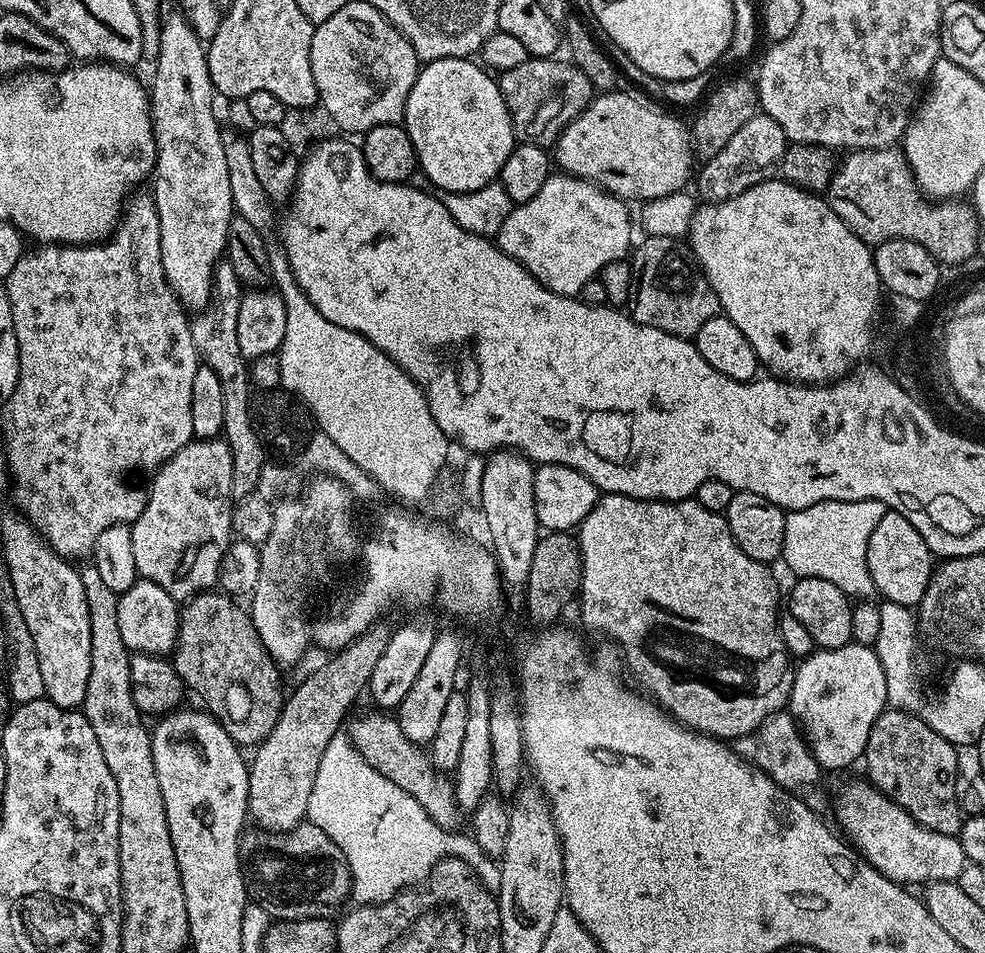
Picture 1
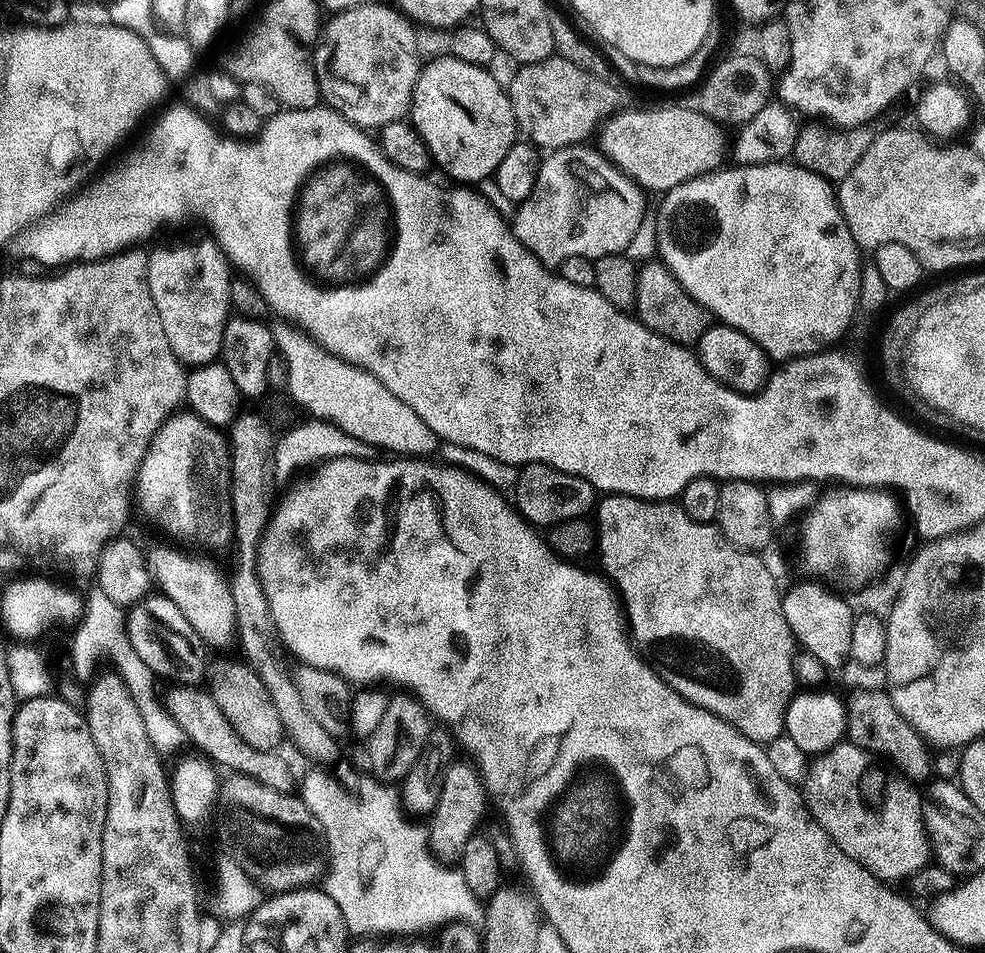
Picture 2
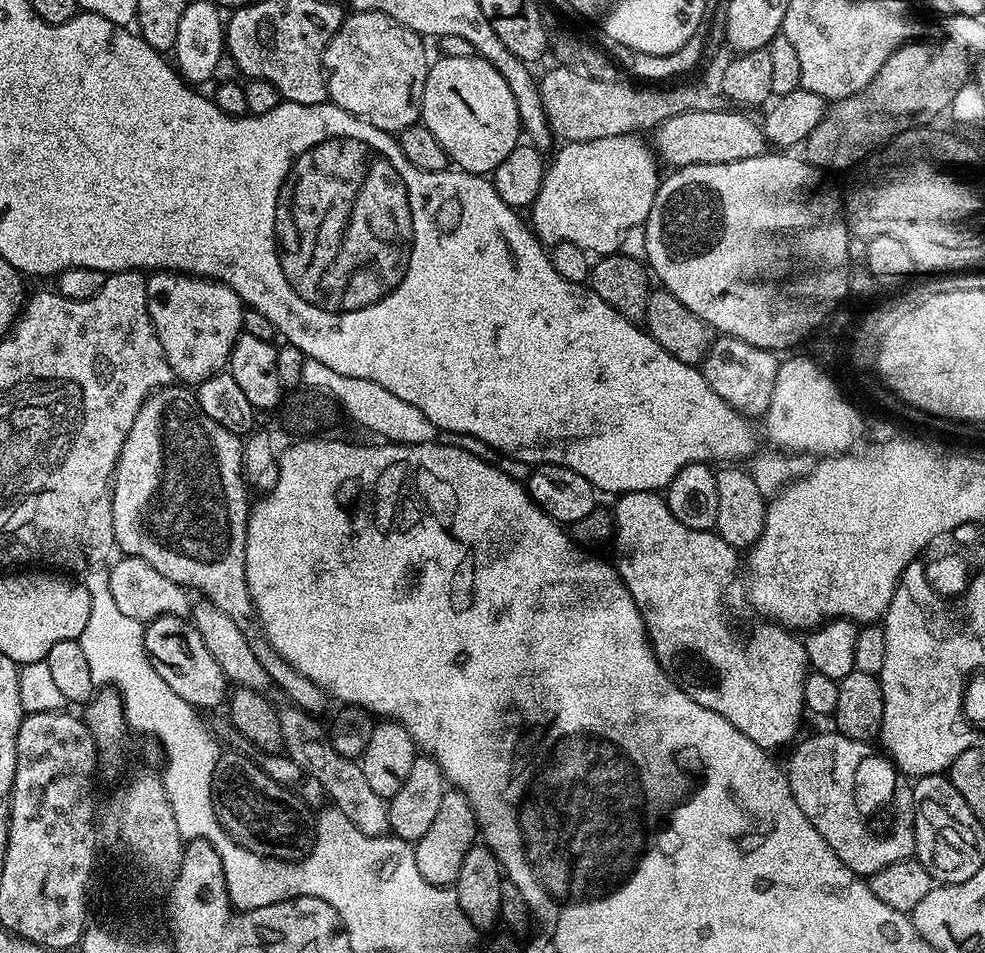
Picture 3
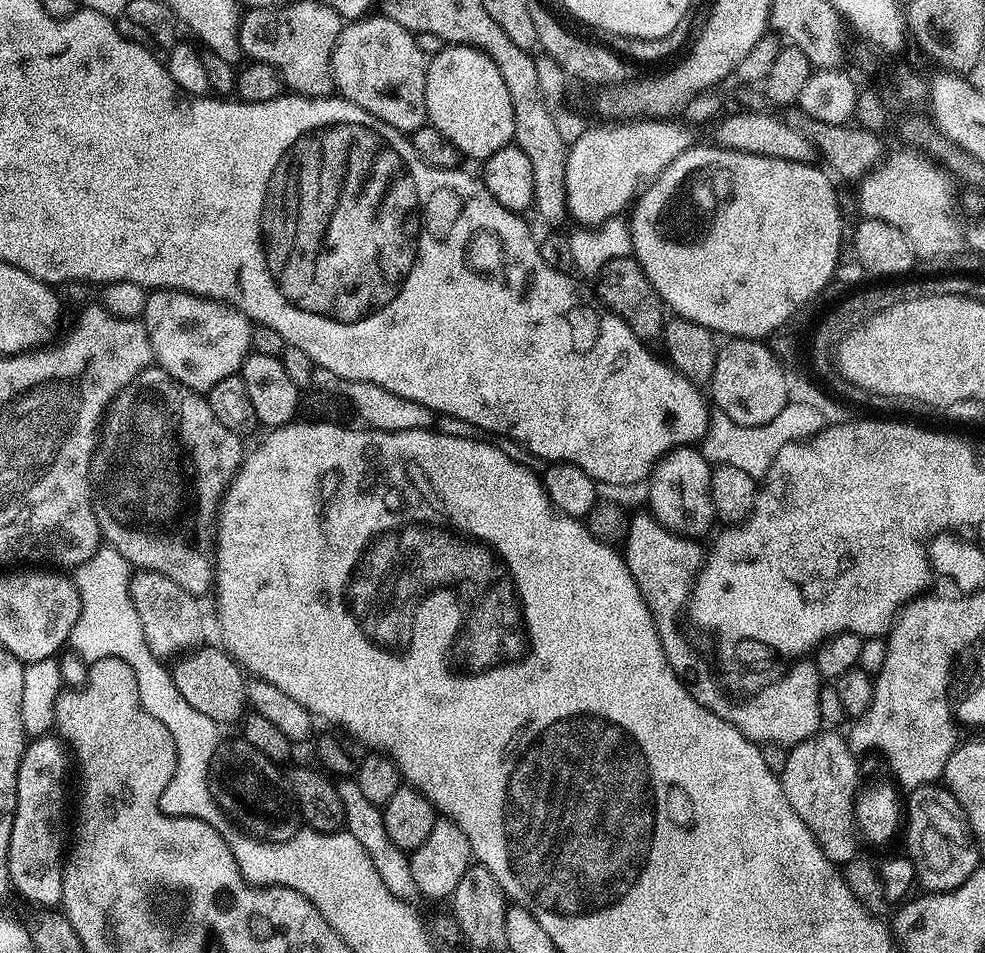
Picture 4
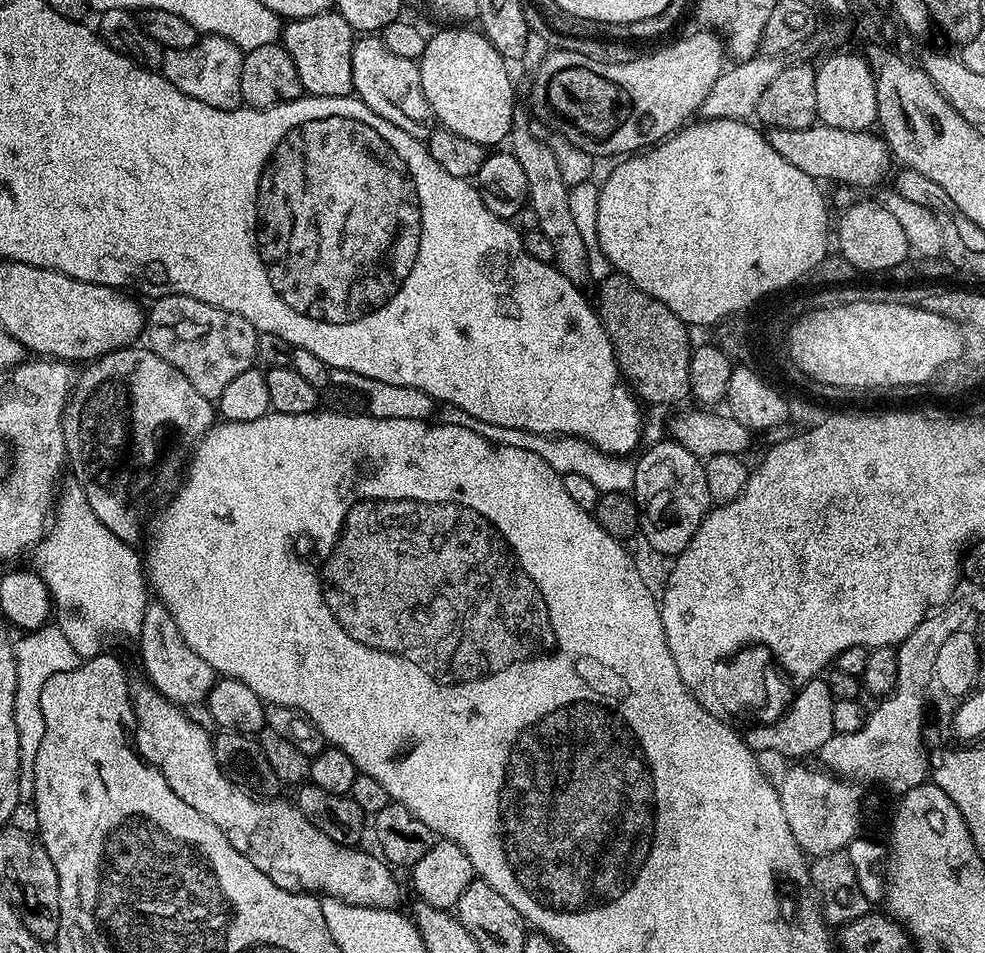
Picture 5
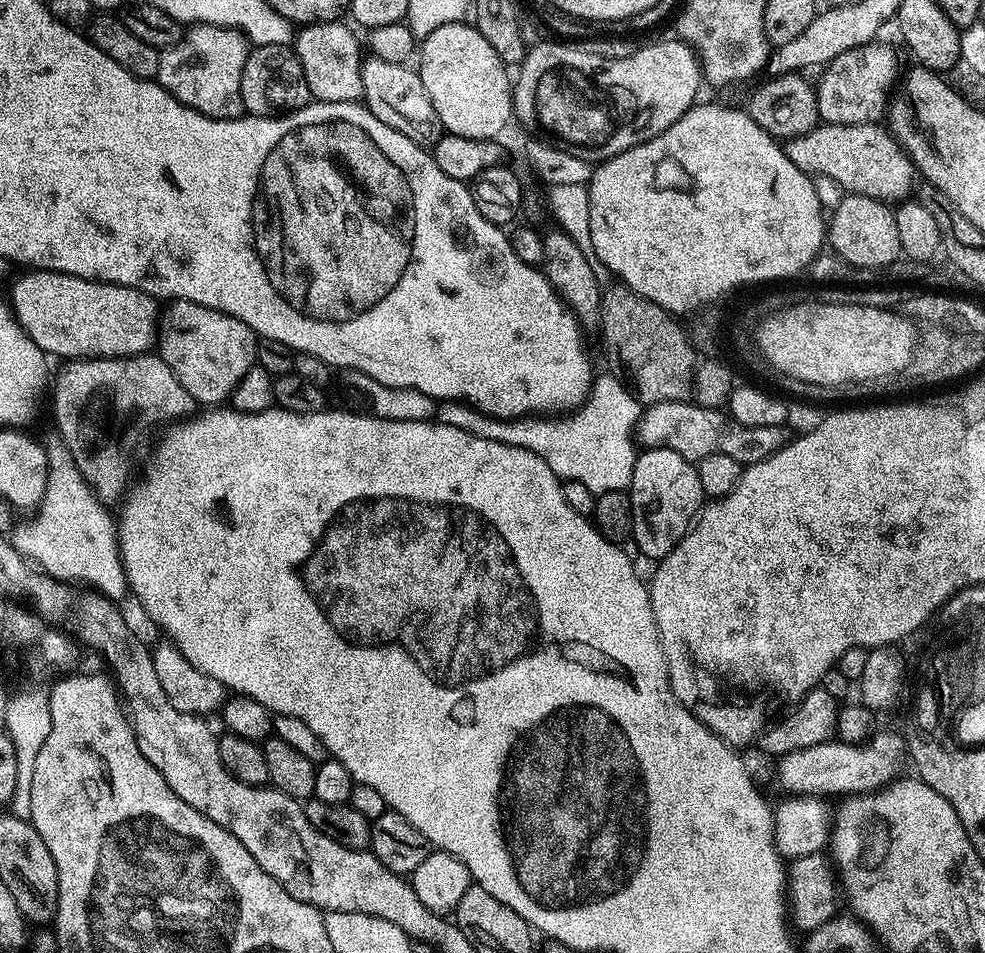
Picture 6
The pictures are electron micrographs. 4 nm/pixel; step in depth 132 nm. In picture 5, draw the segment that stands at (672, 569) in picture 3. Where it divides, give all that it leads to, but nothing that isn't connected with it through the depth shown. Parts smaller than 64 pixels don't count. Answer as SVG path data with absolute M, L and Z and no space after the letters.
M817 678L806 681L792 698L791 704L771 722L749 727L743 733L744 744L757 754L777 752L780 756L808 756L819 753L822 746L833 736L830 710L833 698L828 689L828 681Z

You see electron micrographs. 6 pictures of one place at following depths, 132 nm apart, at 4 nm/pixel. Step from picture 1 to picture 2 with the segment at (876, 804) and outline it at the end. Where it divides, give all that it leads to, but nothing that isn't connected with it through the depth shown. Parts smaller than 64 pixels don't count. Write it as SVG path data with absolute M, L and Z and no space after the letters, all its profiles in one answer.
M844 740L817 757L804 784L808 809L816 822L848 858L887 883L911 879L930 864L930 839L924 824L924 798L911 781L893 776L878 807L864 802L860 784L868 768L869 753Z

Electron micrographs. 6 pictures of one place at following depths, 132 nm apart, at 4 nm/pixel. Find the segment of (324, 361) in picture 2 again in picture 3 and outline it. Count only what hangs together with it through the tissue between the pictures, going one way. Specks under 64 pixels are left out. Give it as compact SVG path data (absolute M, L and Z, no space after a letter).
M305 359L304 384L312 390L323 390L333 397L341 409L356 424L361 424L376 438L383 438L393 444L431 444L436 439L438 429L418 410L418 406L410 406L410 402L402 402L398 394L390 394L386 386L378 386L378 382L370 382L366 378L350 378L346 374L338 374L338 370L330 370L330 366L322 366L322 362Z

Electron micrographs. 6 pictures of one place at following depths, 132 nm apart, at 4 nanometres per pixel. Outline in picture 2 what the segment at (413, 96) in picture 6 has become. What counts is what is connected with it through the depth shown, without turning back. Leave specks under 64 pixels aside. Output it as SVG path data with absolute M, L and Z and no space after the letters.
M372 2L335 13L329 20L332 21L323 25L322 35L314 49L316 81L323 103L365 130L379 130L390 122L405 119L412 106L412 91L422 67L413 21L395 7L387 8L384 4Z

